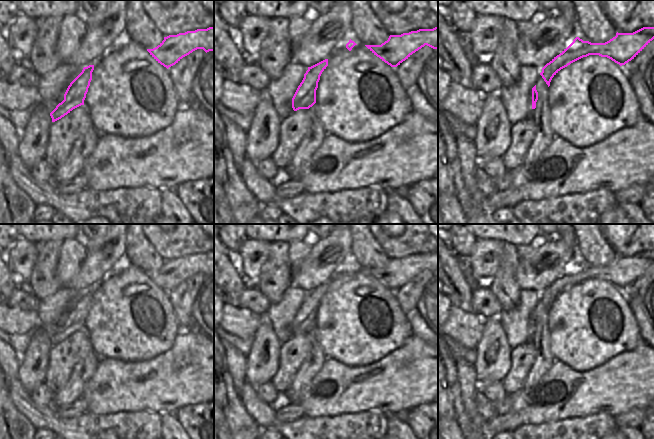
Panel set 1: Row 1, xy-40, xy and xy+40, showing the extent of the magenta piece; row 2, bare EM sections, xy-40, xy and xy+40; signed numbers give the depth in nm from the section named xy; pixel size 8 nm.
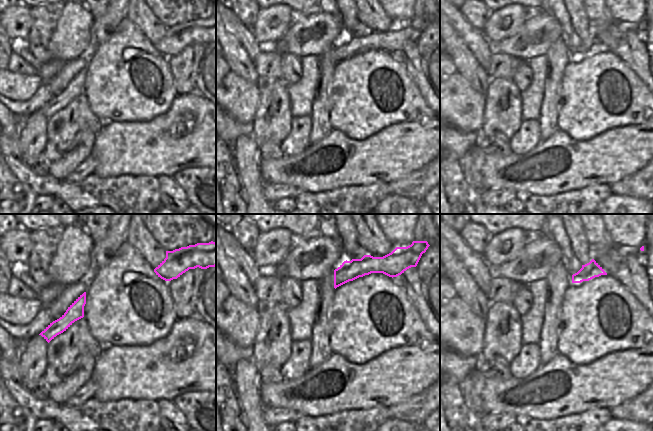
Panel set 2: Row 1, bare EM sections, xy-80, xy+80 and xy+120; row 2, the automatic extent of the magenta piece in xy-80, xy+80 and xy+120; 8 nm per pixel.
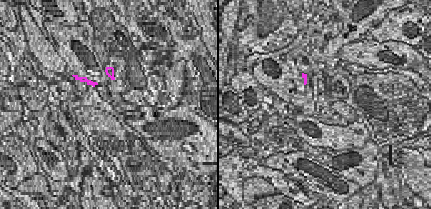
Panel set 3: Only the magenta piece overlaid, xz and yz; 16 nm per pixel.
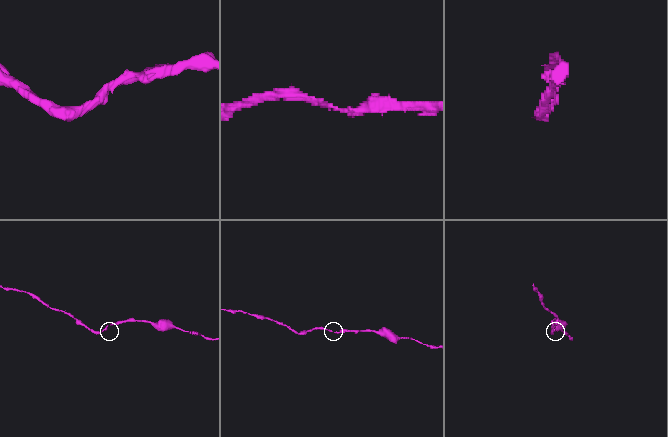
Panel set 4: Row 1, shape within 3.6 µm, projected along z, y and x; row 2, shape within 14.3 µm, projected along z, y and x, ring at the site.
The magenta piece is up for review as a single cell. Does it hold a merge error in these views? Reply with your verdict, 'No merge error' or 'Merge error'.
No merge error

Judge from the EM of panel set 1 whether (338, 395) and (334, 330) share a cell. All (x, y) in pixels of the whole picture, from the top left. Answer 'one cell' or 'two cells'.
two cells

